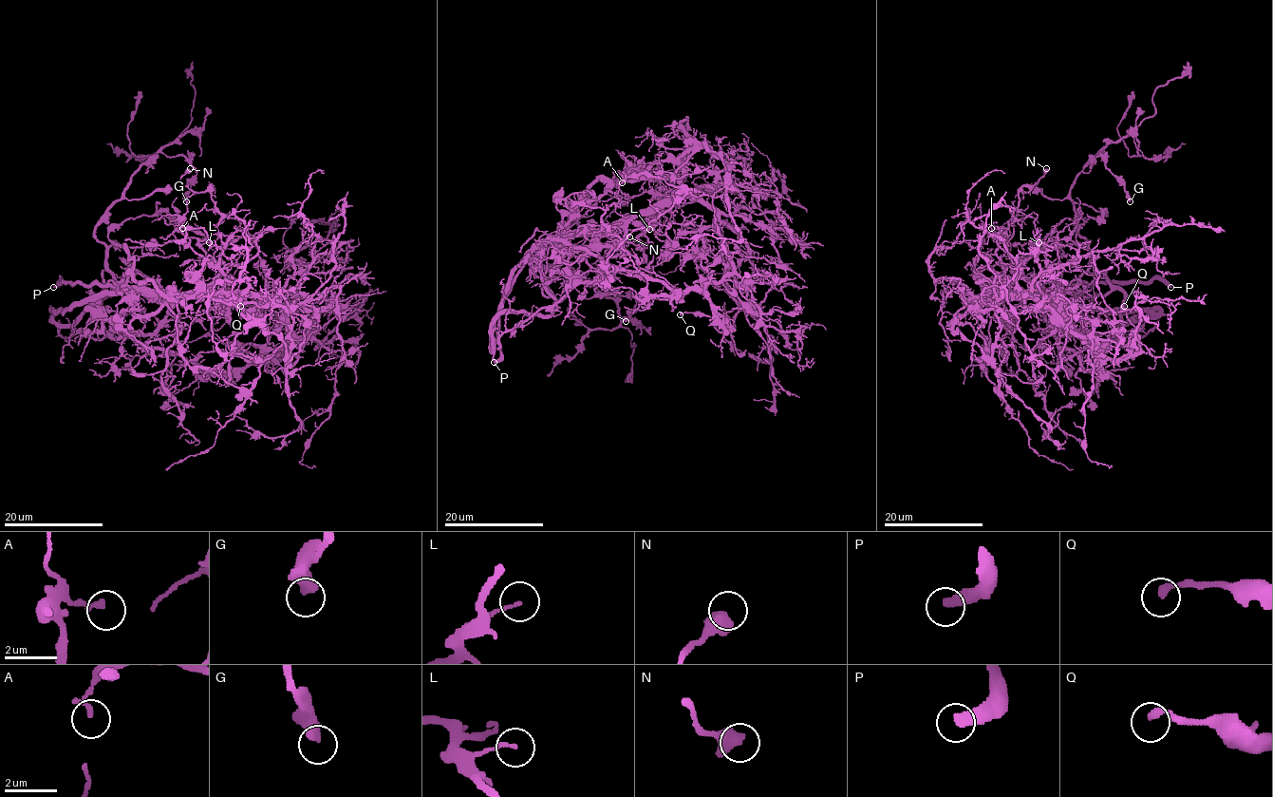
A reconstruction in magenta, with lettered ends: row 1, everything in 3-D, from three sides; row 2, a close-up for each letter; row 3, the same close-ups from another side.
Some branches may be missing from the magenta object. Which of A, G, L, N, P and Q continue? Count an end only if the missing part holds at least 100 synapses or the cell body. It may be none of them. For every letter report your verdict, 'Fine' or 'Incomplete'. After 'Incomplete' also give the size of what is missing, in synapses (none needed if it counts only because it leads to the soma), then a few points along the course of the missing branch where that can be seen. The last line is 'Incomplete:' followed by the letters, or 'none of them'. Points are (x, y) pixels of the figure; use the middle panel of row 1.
A: Fine
G: Fine
L: Fine
N: Fine
P: Incomplete
Q: Fine
Incomplete: P

